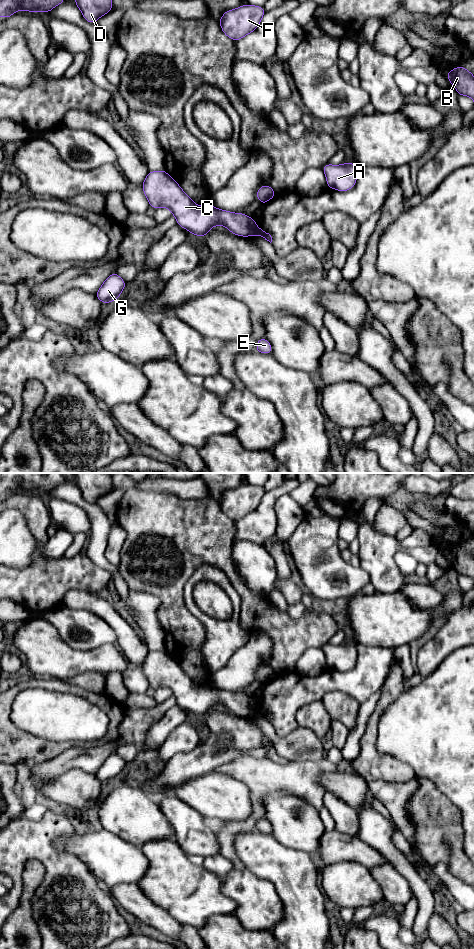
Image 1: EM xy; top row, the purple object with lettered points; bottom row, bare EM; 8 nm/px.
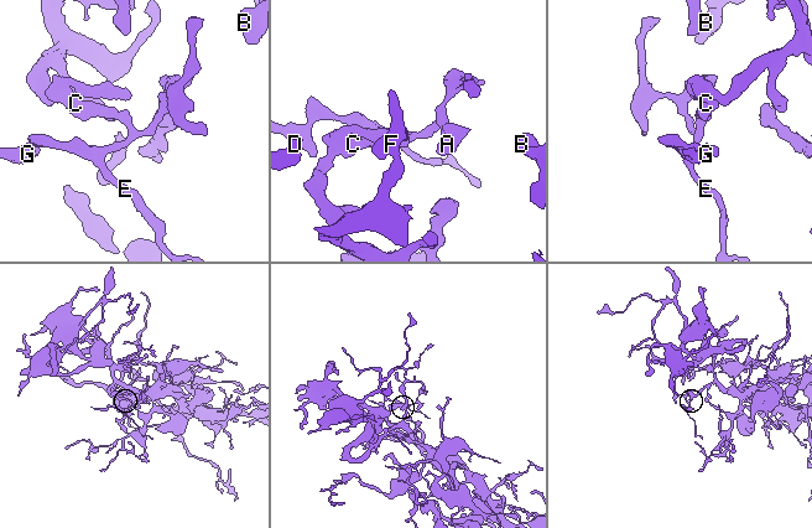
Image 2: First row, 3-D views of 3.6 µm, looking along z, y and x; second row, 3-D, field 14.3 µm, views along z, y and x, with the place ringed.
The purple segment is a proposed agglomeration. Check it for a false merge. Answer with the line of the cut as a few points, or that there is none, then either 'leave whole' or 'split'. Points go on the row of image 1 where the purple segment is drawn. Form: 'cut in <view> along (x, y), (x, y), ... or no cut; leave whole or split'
cut in xy along (258, 228), (255, 234); split

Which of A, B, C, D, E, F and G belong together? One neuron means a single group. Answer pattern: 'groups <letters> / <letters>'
groups A E G / B C D F

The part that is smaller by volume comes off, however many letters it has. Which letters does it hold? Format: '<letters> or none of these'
A, E, G

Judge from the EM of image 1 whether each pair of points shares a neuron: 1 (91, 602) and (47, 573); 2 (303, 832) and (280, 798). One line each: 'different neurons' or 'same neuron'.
1: different neurons
2: same neuron

